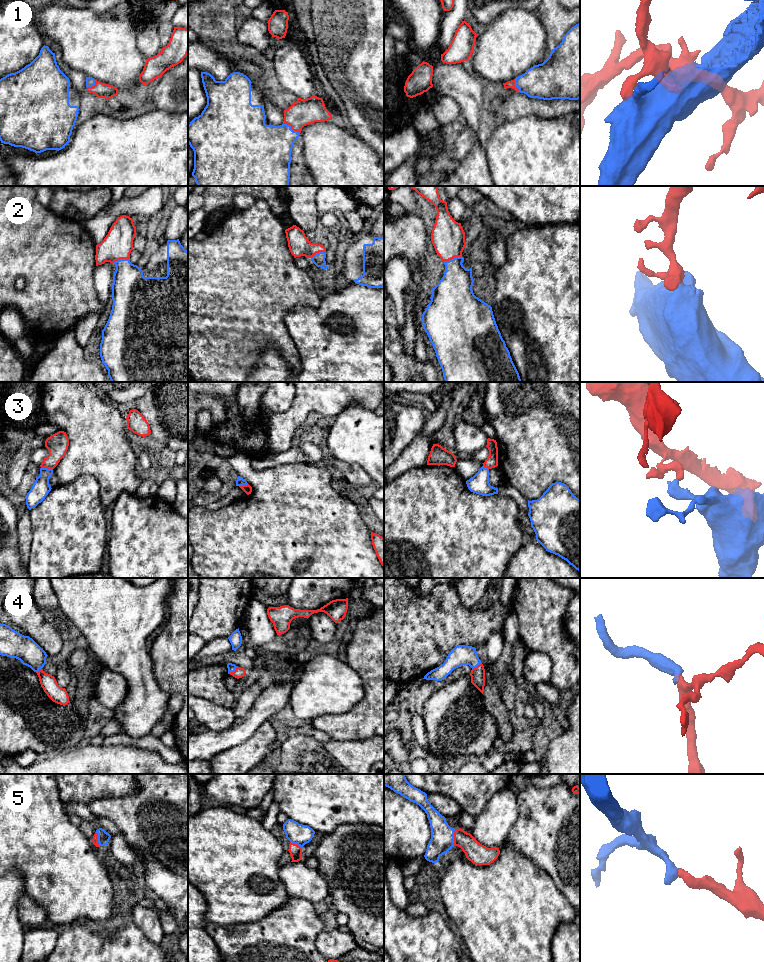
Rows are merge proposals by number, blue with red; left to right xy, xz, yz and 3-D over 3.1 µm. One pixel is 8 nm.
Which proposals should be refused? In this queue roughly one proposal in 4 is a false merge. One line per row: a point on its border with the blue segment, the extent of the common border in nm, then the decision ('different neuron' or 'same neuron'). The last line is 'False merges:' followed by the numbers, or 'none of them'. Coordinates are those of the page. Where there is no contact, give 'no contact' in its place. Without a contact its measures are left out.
1: xz (290, 128) | 160 nm | same neuron
2: yz (453, 258) | 160 nm | same neuron
3: xy (46, 468) | 100 nm | different neuron
4: xz (233, 671) | 100 nm | same neuron
5: yz (453, 837) | 140 nm | same neuron
False merges: 3

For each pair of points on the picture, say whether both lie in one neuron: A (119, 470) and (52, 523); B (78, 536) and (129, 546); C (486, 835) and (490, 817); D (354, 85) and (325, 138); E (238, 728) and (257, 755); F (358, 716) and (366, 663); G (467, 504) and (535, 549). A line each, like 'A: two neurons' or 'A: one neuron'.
A: two neurons
B: two neurons
C: one neuron
D: two neurons
E: two neurons
F: one neuron
G: two neurons

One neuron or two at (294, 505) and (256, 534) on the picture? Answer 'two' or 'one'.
one

